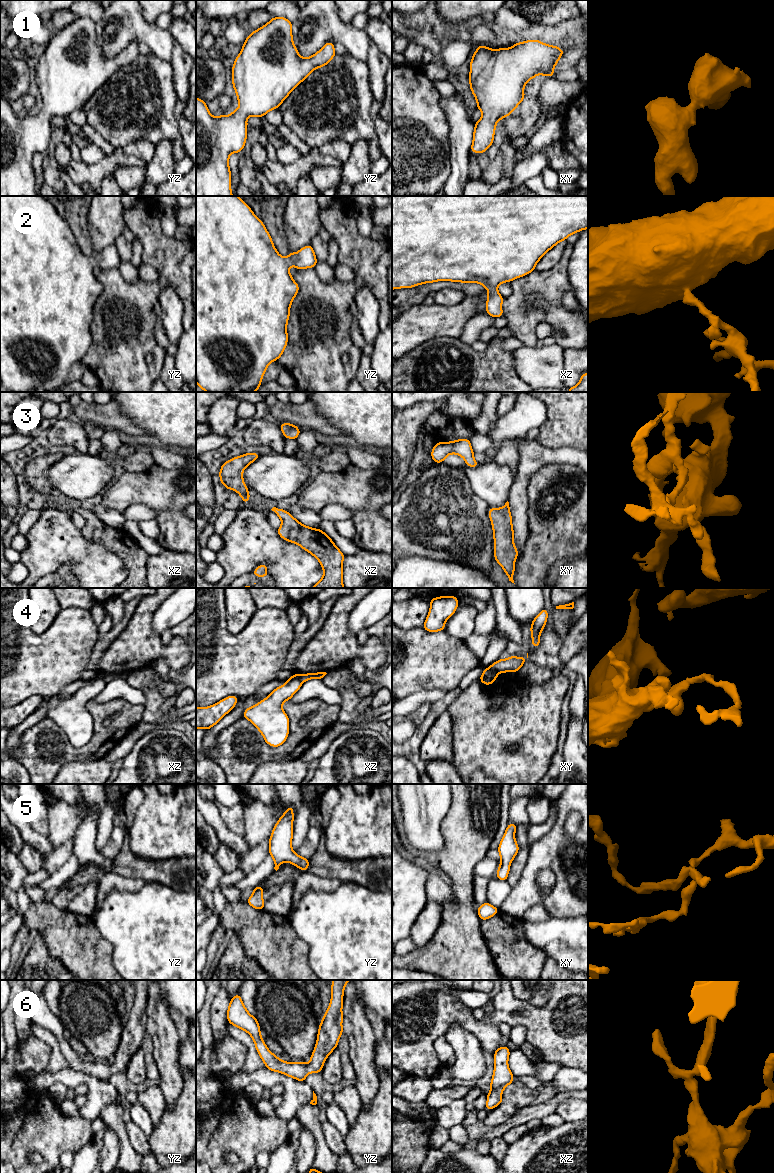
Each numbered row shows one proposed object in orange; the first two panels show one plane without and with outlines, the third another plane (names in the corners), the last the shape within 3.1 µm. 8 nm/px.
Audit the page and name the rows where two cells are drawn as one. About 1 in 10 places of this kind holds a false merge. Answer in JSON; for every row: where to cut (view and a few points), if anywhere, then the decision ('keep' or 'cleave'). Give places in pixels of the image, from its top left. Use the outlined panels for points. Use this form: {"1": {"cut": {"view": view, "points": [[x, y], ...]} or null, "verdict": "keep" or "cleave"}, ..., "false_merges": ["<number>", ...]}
{"1": {"cut": null, "verdict": "keep"}, "2": {"cut": null, "verdict": "keep"}, "3": {"cut": null, "verdict": "keep"}, "4": {"cut": {"view": "xz", "points": [[293, 675], [302, 682]]}, "verdict": "cleave"}, "5": {"cut": null, "verdict": "keep"}, "6": {"cut": null, "verdict": "keep"}, "false_merges": ["4"]}

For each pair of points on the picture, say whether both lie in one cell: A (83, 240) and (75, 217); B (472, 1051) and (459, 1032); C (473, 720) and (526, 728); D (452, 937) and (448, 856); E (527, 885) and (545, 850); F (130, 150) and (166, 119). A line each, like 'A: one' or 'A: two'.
A: one
B: one
C: one
D: one
E: one
F: two

